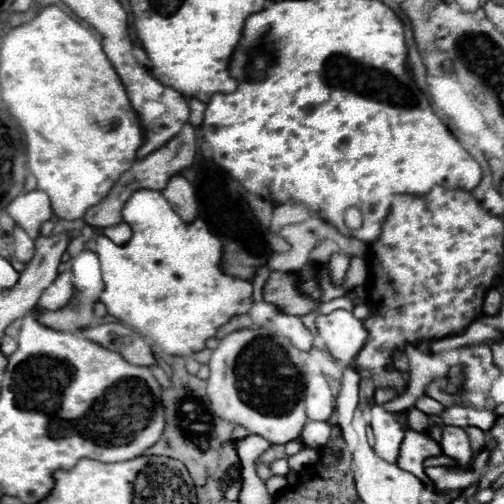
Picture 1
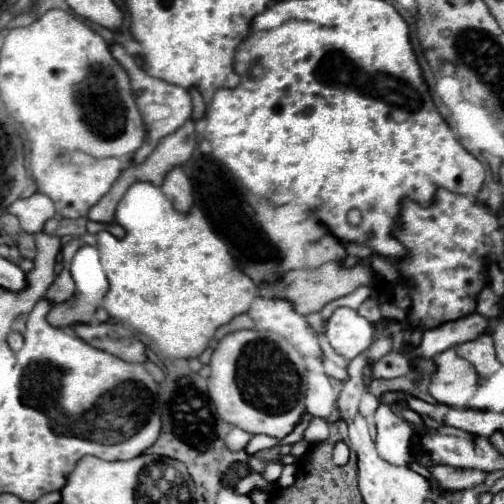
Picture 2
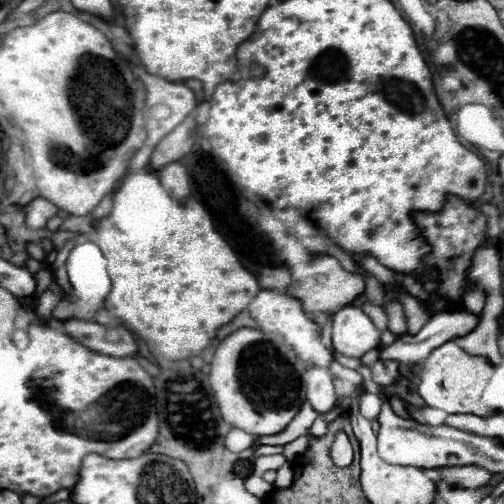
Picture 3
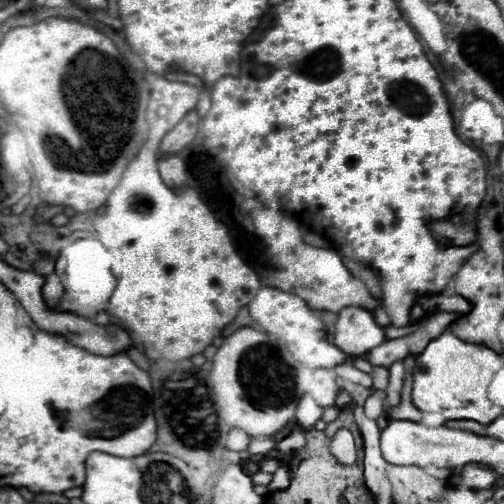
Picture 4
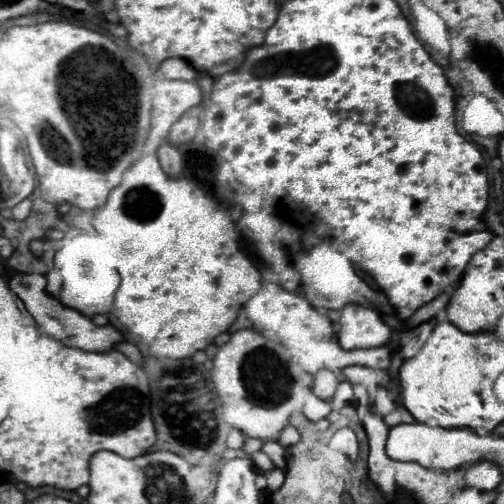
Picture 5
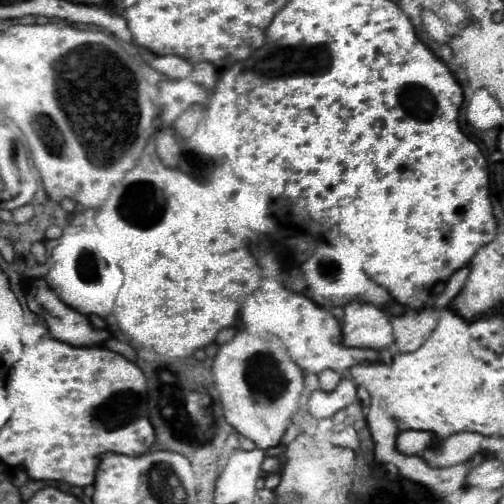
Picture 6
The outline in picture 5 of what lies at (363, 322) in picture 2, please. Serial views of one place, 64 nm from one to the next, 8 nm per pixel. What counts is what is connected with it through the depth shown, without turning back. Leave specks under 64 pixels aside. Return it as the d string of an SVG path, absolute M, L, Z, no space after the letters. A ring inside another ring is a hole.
M348 304L342 308L338 322L338 344L344 350L384 346L392 338L392 330L372 308Z

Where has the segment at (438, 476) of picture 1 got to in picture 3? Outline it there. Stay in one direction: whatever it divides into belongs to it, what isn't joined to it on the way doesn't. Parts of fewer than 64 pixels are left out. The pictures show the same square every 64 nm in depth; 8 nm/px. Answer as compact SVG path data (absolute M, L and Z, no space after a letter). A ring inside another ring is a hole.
M460 466L460 468L438 468L440 478L448 486L458 488L480 488L488 484L492 474L480 466Z

